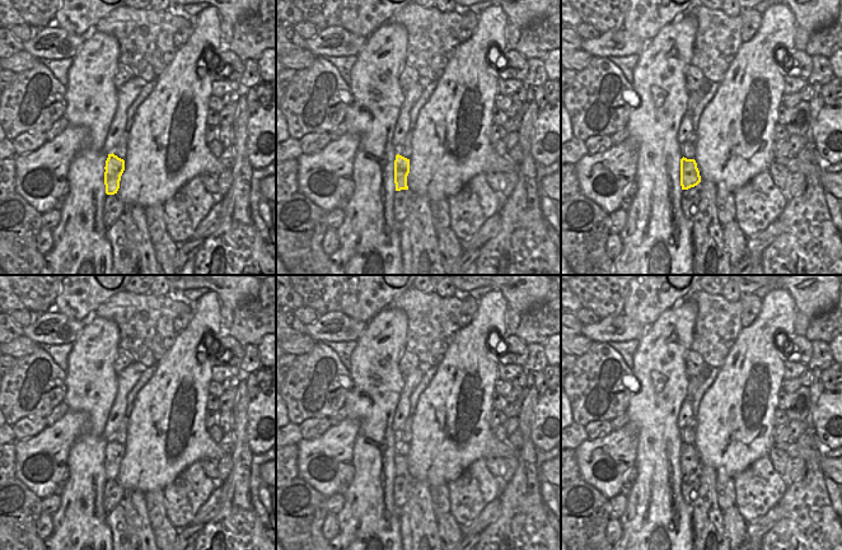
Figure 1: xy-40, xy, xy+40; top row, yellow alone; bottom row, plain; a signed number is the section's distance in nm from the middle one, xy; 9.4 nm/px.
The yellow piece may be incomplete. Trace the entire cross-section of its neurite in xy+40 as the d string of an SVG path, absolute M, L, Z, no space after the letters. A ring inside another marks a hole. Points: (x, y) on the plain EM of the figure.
M680 444L680 471L682 475L688 475L701 467L700 456L694 444Z

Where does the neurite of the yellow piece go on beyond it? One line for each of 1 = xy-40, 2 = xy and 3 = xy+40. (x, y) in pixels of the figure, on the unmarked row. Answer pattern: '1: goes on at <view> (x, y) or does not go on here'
1: does not go on here
2: does not go on here
3: does not go on here

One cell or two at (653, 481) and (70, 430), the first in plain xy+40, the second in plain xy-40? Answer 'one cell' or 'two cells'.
two cells

